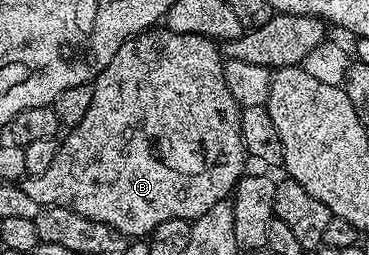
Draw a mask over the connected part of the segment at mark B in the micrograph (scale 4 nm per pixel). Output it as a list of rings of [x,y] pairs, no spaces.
[[[154,27],[125,41],[123,47],[115,51],[115,59],[111,59],[111,63],[92,82],[91,108],[87,110],[87,115],[83,115],[83,120],[79,124],[72,126],[64,134],[65,142],[62,140],[57,146],[55,163],[51,163],[51,167],[47,167],[43,175],[26,176],[25,180],[20,182],[21,189],[27,191],[28,197],[35,199],[35,203],[43,207],[54,205],[70,209],[87,219],[95,219],[99,223],[110,225],[112,229],[130,239],[144,238],[152,233],[155,227],[159,227],[159,223],[167,223],[167,219],[192,222],[202,217],[204,213],[211,211],[211,207],[215,207],[215,203],[226,200],[232,194],[246,172],[247,154],[241,134],[242,106],[233,98],[231,82],[225,77],[225,66],[226,62],[223,60],[218,42],[194,33],[172,33],[170,29]]]

